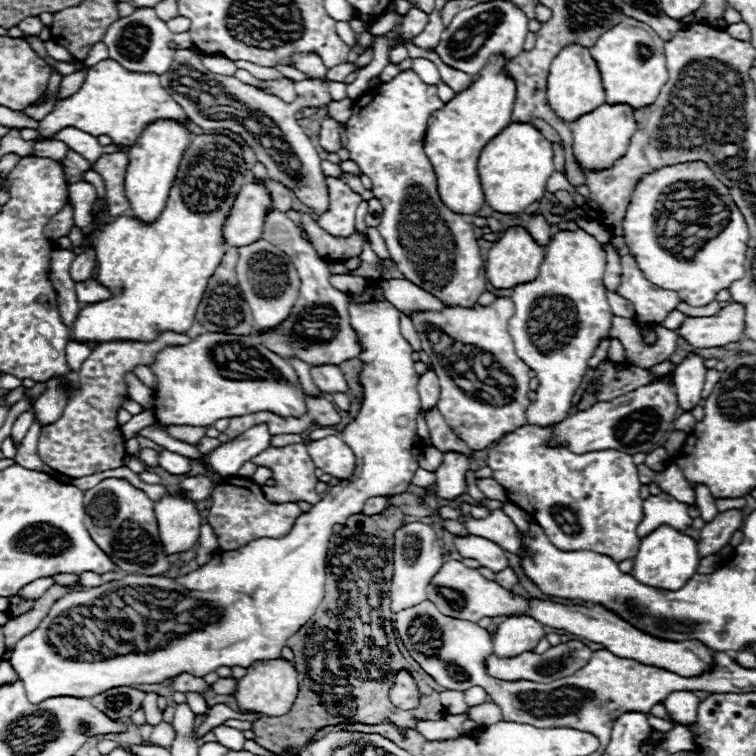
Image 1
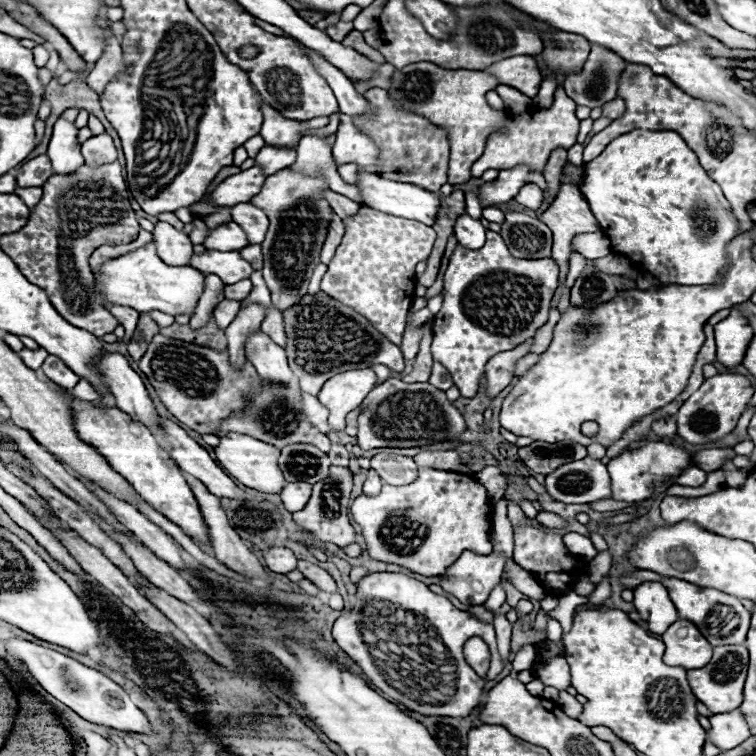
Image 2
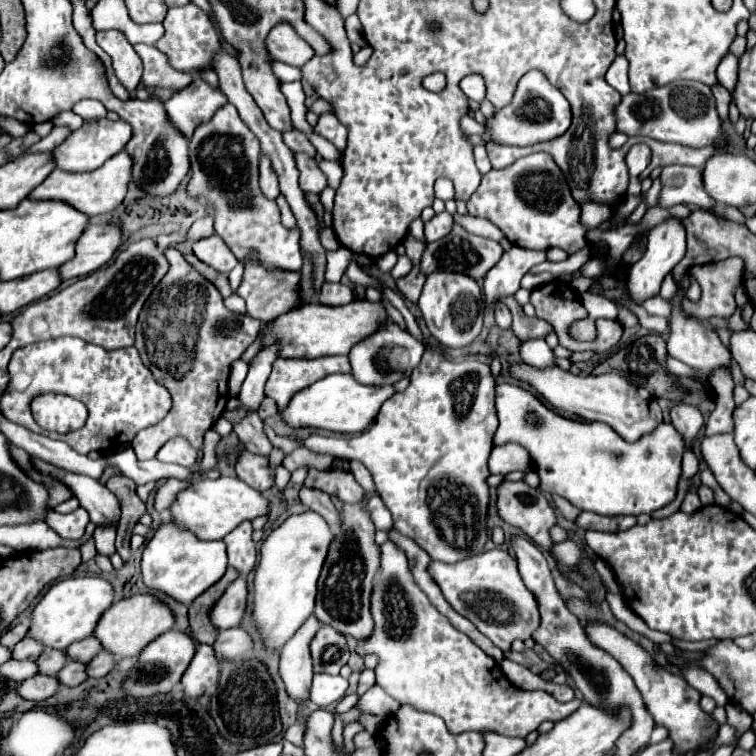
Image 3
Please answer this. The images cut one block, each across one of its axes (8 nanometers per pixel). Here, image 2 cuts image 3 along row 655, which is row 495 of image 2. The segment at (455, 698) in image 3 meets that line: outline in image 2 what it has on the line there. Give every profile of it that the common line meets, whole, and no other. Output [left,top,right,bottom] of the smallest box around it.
[350,468,492,576]

